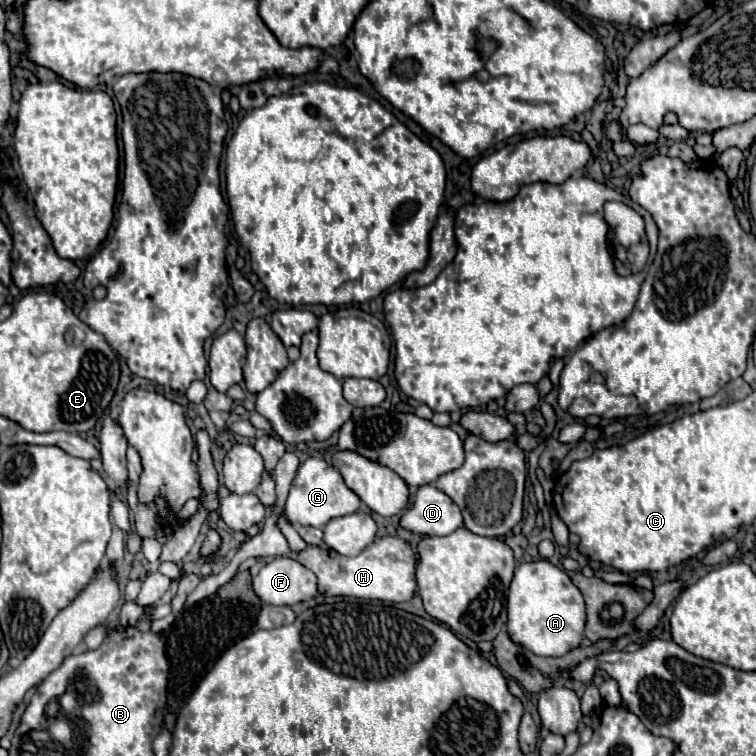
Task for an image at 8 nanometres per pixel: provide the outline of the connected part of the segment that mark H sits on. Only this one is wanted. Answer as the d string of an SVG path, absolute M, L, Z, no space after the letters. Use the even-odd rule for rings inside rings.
M384 536L368 544L358 556L344 558L332 548L308 546L302 550L296 560L310 568L318 576L318 590L326 596L352 596L366 600L384 600L384 602L406 602L416 592L416 556L414 550L400 538Z

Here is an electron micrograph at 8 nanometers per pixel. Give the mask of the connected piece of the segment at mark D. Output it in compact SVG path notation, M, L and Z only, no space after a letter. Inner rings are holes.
M420 486L412 506L400 516L404 530L424 536L446 536L462 526L460 508L436 486Z

